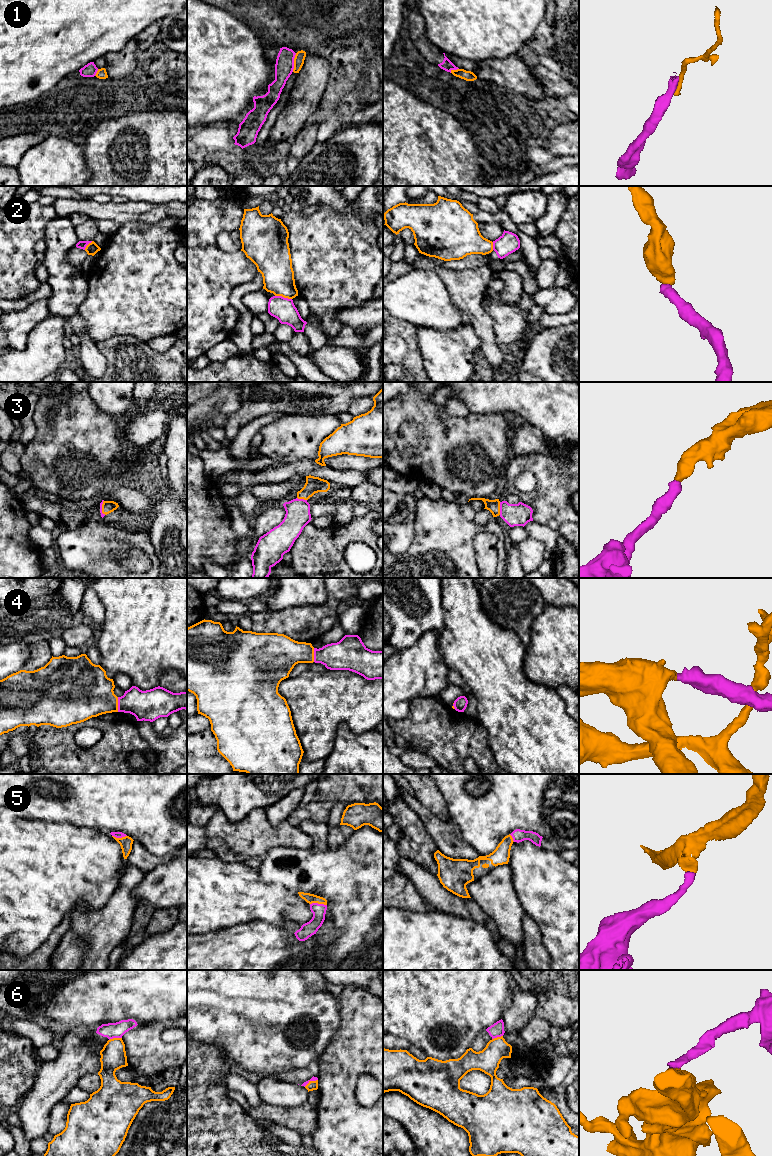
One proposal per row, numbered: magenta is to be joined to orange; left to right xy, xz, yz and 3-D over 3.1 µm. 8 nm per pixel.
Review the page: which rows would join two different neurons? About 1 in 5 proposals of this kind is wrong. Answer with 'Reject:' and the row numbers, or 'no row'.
Reject: 1, 2

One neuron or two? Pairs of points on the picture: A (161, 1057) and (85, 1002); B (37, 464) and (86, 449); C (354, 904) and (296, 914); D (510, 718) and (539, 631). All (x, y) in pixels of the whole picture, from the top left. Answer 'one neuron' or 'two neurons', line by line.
A: two neurons
B: one neuron
C: two neurons
D: two neurons

